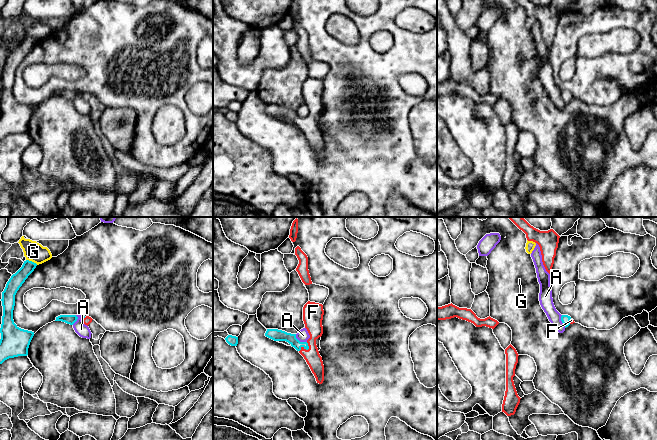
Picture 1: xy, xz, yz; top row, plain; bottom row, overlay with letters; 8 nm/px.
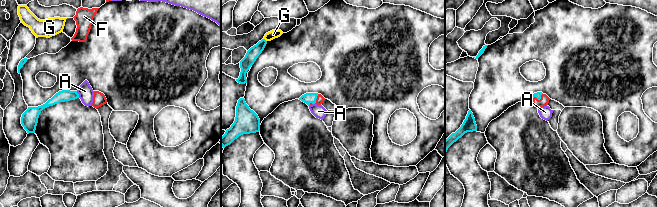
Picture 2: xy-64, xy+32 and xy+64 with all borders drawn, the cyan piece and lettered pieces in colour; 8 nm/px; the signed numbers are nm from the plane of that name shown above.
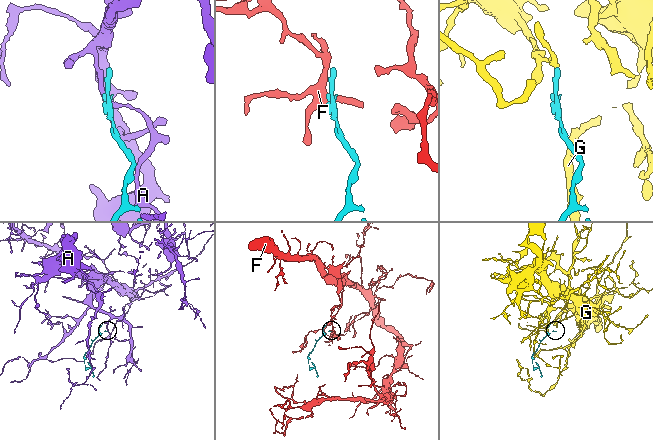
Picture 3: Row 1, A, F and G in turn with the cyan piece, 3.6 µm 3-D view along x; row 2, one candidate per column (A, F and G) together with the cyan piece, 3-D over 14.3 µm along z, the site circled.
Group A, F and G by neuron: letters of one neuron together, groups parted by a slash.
A / F / G

